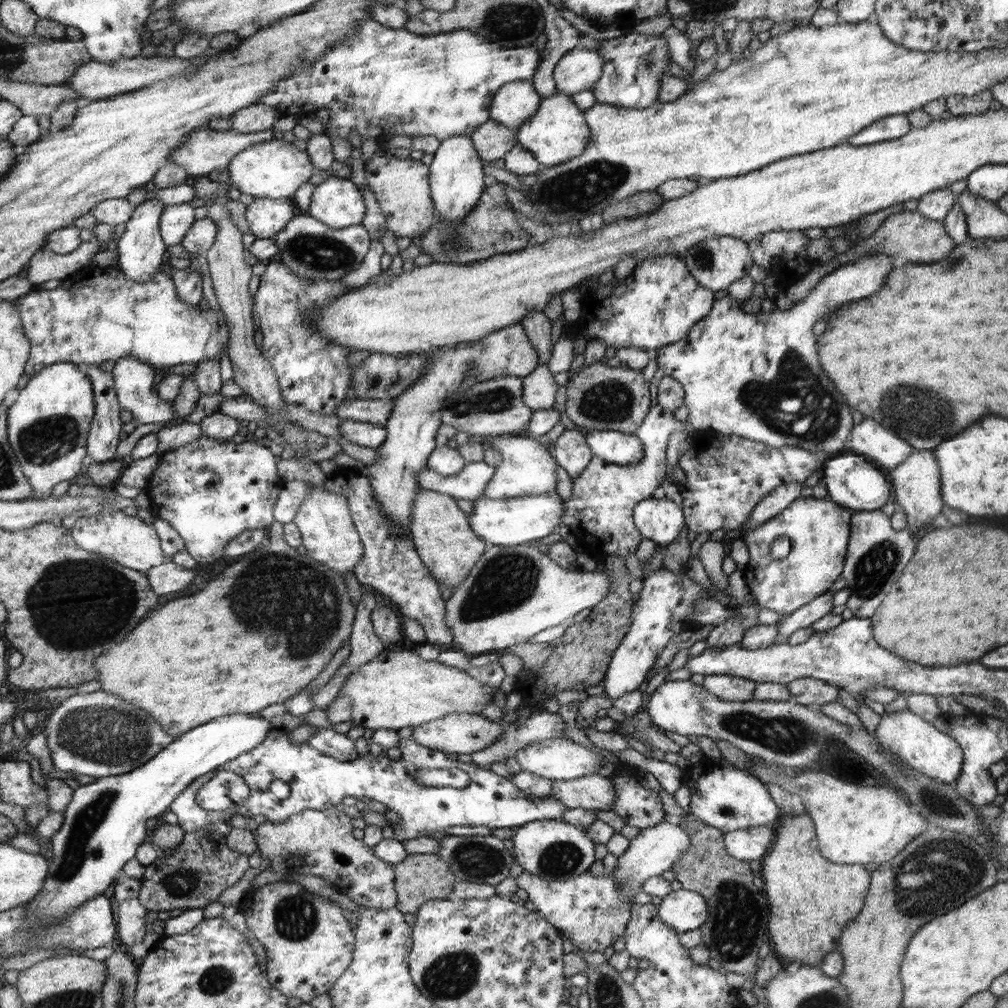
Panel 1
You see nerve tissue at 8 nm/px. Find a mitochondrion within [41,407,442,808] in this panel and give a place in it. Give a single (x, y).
(254, 601)

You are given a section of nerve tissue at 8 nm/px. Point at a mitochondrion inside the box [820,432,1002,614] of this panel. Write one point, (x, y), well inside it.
(877, 567)

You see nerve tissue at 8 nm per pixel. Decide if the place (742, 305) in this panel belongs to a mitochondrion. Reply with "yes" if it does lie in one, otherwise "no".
no

